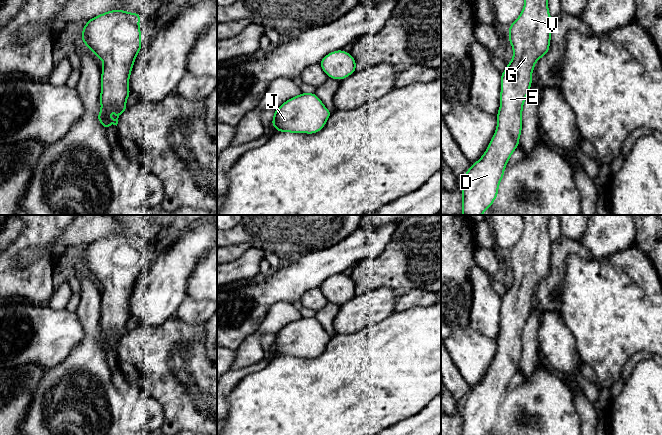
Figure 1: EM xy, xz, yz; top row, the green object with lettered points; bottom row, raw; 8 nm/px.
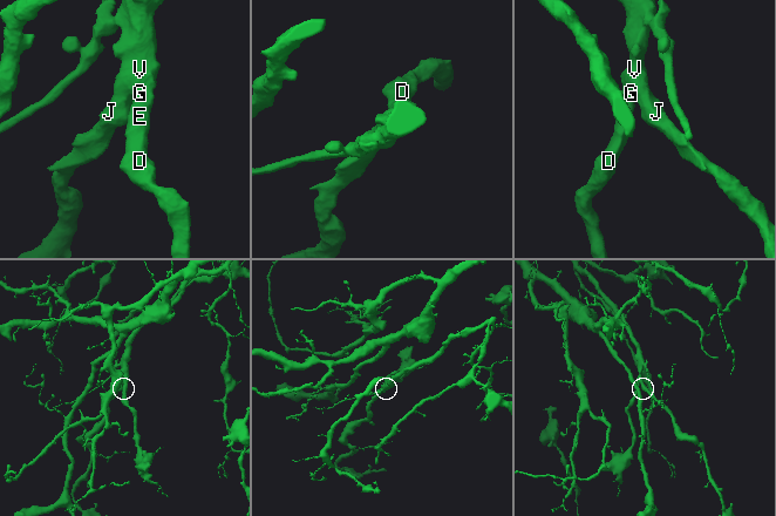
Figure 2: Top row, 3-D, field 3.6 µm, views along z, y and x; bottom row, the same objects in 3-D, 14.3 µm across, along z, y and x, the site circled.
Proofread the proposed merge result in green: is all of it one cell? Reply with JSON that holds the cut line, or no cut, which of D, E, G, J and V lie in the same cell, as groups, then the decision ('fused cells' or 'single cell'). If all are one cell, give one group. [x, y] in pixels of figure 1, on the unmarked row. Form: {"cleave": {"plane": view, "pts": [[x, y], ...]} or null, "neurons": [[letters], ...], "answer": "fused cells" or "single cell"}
{"cleave": null, "neurons": [["D", "E", "G", "J", "V"]], "answer": "single cell"}

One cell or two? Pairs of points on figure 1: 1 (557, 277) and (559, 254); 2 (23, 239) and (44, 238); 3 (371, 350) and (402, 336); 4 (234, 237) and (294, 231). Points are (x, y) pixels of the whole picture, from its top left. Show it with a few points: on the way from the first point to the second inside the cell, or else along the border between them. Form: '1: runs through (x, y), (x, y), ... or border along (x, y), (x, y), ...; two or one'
1: runs through (557, 271), (558, 260); one
2: runs through (28, 238), (39, 238); one
3: runs through (379, 350), (388, 350), (394, 344); one
4: runs through (249, 231), (279, 231); one

